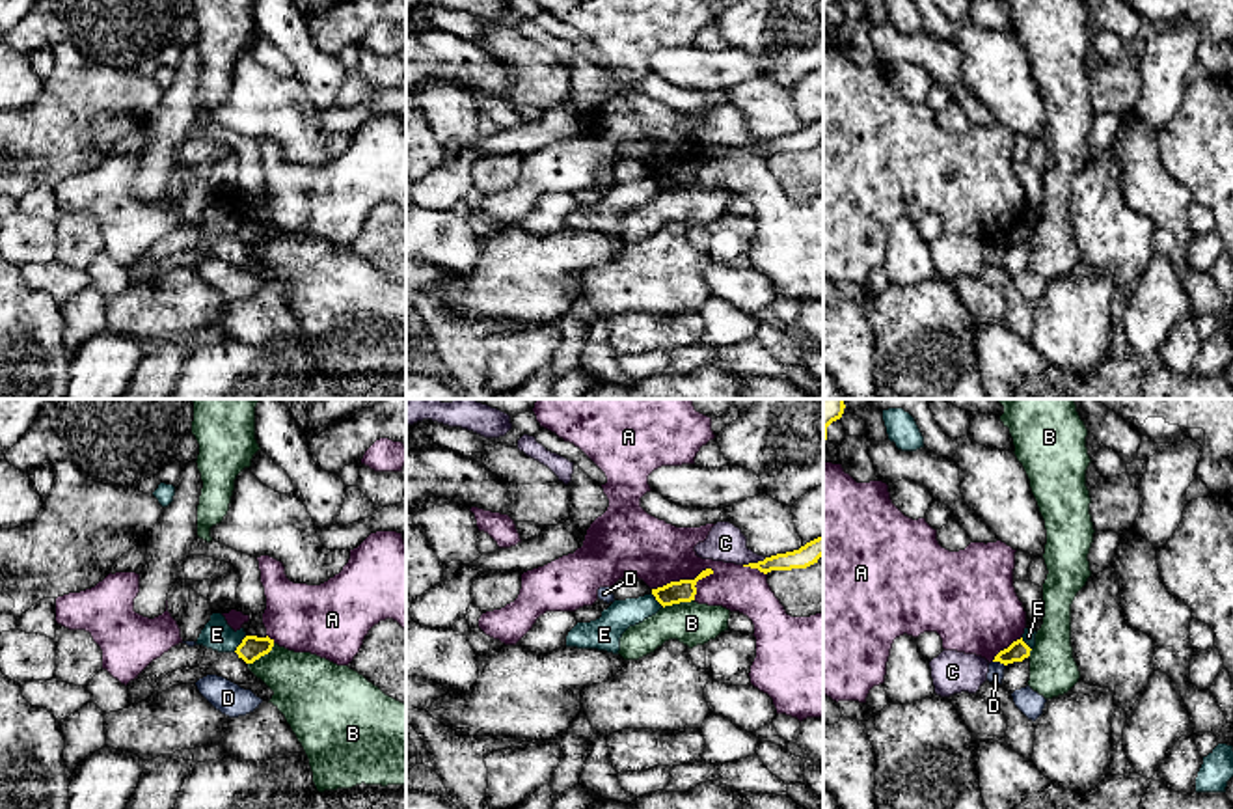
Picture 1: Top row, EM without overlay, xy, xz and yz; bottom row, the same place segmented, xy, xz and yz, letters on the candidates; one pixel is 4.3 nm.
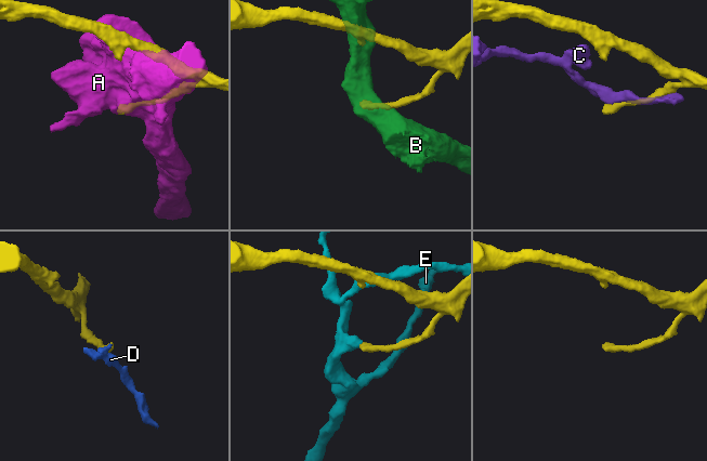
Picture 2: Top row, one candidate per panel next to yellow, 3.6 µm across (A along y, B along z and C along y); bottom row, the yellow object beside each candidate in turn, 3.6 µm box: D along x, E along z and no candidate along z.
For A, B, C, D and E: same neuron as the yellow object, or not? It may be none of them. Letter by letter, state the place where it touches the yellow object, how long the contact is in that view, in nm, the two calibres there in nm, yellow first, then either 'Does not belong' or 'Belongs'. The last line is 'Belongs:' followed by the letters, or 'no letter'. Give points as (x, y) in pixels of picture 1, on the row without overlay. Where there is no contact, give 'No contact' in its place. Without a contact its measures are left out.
A: Touches yellow at xz (682, 163). Shared border 280 nm. Thickness 100 nm (yellow) against 280 nm. Does not belong
B: Touches yellow at xz (678, 185). Shared border 140 nm. Thickness 100 nm (yellow) against 190 nm. Does not belong
C: Touches yellow at xz (755, 146). Shared border 110 nm. Thickness 90 nm (yellow) against 160 nm. Does not belong
D: Touches yellow at yz (999, 243). Shared border 60 nm. Thickness 90 nm (yellow) against 70 nm. Does not belong
E: Touches yellow at xy (241, 226). Shared border 90 nm. Thickness 110 nm (yellow) against 130 nm. Does not belong
Belongs: no letter

